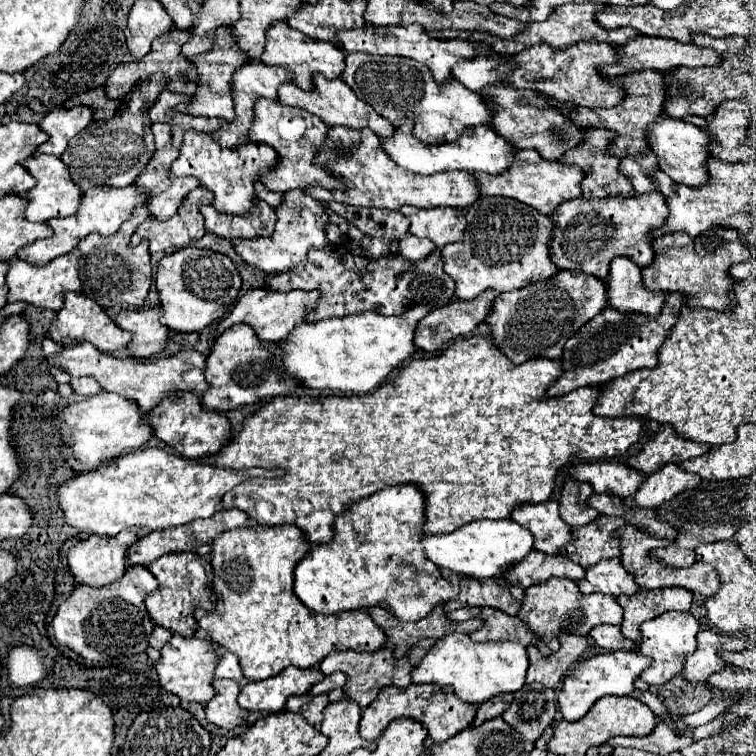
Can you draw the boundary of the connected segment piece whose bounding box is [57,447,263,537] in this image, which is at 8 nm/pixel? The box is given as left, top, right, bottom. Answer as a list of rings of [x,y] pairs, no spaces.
[[[147,447],[117,457],[117,461],[111,461],[93,473],[65,481],[57,489],[57,495],[69,525],[77,527],[81,533],[115,537],[129,527],[161,531],[199,517],[213,517],[221,507],[223,495],[241,481],[253,477],[263,477],[263,469],[221,469]]]

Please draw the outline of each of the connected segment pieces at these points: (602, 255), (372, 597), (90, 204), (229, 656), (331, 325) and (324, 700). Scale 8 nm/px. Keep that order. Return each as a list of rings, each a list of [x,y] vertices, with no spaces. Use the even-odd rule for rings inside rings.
[[[653,191],[647,195],[635,195],[629,199],[623,197],[603,197],[603,199],[571,199],[565,201],[557,207],[557,213],[551,217],[555,227],[553,227],[553,239],[551,239],[551,259],[559,269],[569,269],[569,271],[583,271],[591,273],[597,279],[607,279],[609,275],[609,265],[613,257],[617,255],[627,255],[631,257],[639,267],[645,267],[653,261],[653,231],[663,229],[665,221],[669,217],[669,207],[665,201],[665,195],[661,191]]]
[[[393,485],[357,501],[349,511],[335,519],[335,537],[327,545],[313,545],[295,567],[295,593],[315,613],[339,613],[349,609],[381,605],[401,621],[419,621],[437,605],[457,597],[459,587],[439,575],[435,563],[425,557],[421,539],[425,537],[425,493],[413,485]]]
[[[129,185],[125,189],[117,189],[117,187],[93,187],[87,189],[83,193],[83,201],[81,201],[81,209],[73,215],[73,217],[65,217],[65,219],[53,219],[49,221],[49,225],[53,227],[53,237],[49,239],[41,239],[35,241],[31,247],[27,245],[25,249],[21,249],[21,253],[17,253],[17,257],[21,257],[23,261],[31,261],[37,265],[45,265],[47,261],[69,253],[71,249],[77,247],[77,243],[87,237],[89,233],[99,233],[99,235],[113,235],[119,231],[121,223],[125,223],[133,209],[139,205],[145,205],[149,199],[149,191],[145,187],[137,187],[137,185]]]
[[[221,651],[223,653],[223,659],[219,661],[217,665],[217,671],[215,671],[215,677],[221,679],[221,677],[227,677],[227,679],[235,679],[235,681],[243,681],[243,669],[237,661],[237,657],[231,653],[231,651]]]
[[[417,305],[401,315],[381,315],[365,311],[349,317],[335,317],[315,323],[301,323],[281,341],[283,365],[287,373],[311,389],[333,389],[339,393],[369,393],[387,381],[389,373],[409,359],[415,347],[415,327],[431,310]]]
[[[305,693],[305,695],[297,695],[297,697],[289,697],[285,709],[293,711],[293,713],[299,713],[301,717],[307,719],[309,725],[317,727],[321,723],[321,713],[323,713],[327,703],[329,703],[329,697],[325,693],[323,695]]]

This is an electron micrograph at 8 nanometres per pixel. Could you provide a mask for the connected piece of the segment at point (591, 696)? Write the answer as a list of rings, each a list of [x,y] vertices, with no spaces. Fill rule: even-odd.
[[[607,651],[607,653],[579,661],[569,671],[569,675],[563,681],[563,689],[559,691],[557,703],[559,703],[561,715],[567,721],[579,721],[589,713],[589,709],[595,705],[597,699],[605,695],[631,695],[635,689],[633,687],[635,677],[639,677],[639,673],[647,667],[649,667],[647,657],[639,655],[637,651],[611,651],[611,653]]]

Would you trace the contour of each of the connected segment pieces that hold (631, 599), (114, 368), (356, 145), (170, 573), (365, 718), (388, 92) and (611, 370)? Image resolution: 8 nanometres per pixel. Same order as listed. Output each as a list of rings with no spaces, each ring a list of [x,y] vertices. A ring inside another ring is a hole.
[[[683,587],[667,589],[641,589],[635,595],[619,595],[619,605],[623,607],[621,631],[625,637],[637,641],[641,637],[641,625],[649,619],[663,615],[665,611],[689,611],[693,603],[693,593]]]
[[[81,343],[75,347],[67,347],[53,357],[47,357],[47,361],[49,365],[63,367],[73,377],[81,377],[81,375],[95,377],[105,391],[113,391],[121,397],[137,401],[141,413],[149,413],[151,409],[159,405],[161,399],[173,395],[175,391],[191,391],[195,395],[203,395],[209,389],[209,383],[205,381],[207,359],[199,351],[179,351],[173,357],[165,357],[153,363],[143,363],[143,361],[133,361],[133,359],[117,359],[117,357],[97,351],[95,345]]]
[[[329,129],[325,143],[321,145],[321,153],[317,153],[317,163],[329,169],[335,177],[343,179],[347,191],[327,191],[321,187],[305,189],[317,201],[343,201],[355,207],[379,207],[379,209],[399,209],[403,205],[423,207],[423,205],[437,205],[437,207],[455,207],[467,209],[479,199],[479,185],[471,173],[449,171],[449,173],[435,173],[429,177],[417,175],[413,171],[401,169],[393,159],[383,151],[379,137],[369,129]]]
[[[171,553],[171,555],[155,559],[153,563],[147,565],[147,569],[159,581],[157,593],[151,593],[151,597],[145,599],[147,611],[153,617],[153,621],[157,625],[167,627],[173,633],[179,633],[179,635],[185,635],[185,637],[193,637],[195,631],[197,631],[197,627],[199,627],[197,619],[195,619],[195,609],[205,609],[205,611],[213,613],[215,611],[215,603],[217,603],[215,589],[213,589],[213,567],[211,567],[211,563],[207,559],[203,559],[203,557],[199,557],[197,553]],[[193,559],[201,561],[201,565],[205,567],[205,573],[209,577],[209,581],[199,591],[191,591],[189,573],[187,573],[187,567],[185,567],[187,561],[193,561]]]
[[[409,685],[405,689],[399,687],[385,687],[381,693],[375,697],[375,701],[363,709],[361,721],[359,721],[359,733],[363,739],[379,739],[387,725],[395,721],[397,717],[411,717],[419,723],[423,723],[429,731],[429,737],[435,743],[443,743],[463,729],[471,727],[473,717],[475,717],[475,707],[471,703],[461,701],[451,689],[441,689],[437,685]]]
[[[349,53],[341,81],[347,83],[361,101],[369,103],[393,127],[401,127],[405,119],[411,119],[415,123],[413,135],[429,145],[457,141],[467,127],[489,125],[493,119],[493,109],[485,105],[479,93],[465,89],[457,79],[437,85],[425,65],[407,57]]]
[[[669,293],[665,299],[665,305],[659,315],[643,315],[643,313],[621,313],[613,307],[603,309],[593,321],[585,323],[567,343],[563,349],[563,375],[557,379],[547,395],[567,395],[575,389],[587,387],[587,385],[605,385],[611,379],[617,379],[625,373],[637,371],[637,369],[653,369],[657,365],[659,347],[663,345],[665,337],[673,329],[673,325],[679,319],[679,311],[685,305],[685,297],[681,293]]]

